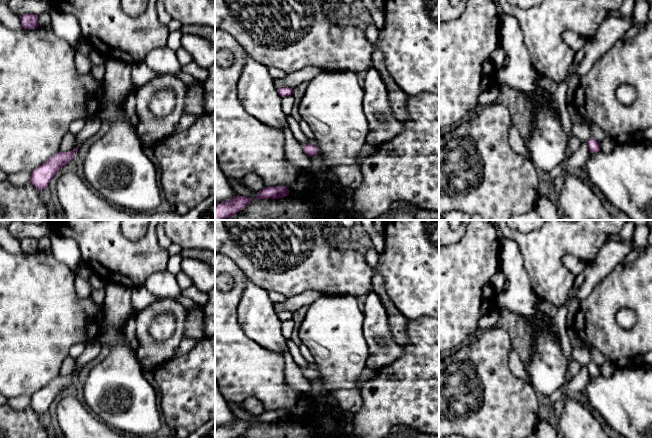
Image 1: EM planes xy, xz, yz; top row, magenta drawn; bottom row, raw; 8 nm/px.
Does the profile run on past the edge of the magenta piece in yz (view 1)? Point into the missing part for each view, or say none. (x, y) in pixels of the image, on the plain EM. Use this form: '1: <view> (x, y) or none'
1: none

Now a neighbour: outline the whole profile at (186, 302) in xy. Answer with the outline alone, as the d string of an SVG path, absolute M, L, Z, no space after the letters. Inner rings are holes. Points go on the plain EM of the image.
M182 295L177 298L171 299L183 305L186 309L194 308L195 306L197 306L197 304L194 301Z

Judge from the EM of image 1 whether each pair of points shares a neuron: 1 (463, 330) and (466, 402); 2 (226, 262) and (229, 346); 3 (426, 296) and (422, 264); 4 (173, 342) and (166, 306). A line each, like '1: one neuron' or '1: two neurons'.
1: two neurons
2: one neuron
3: one neuron
4: one neuron

